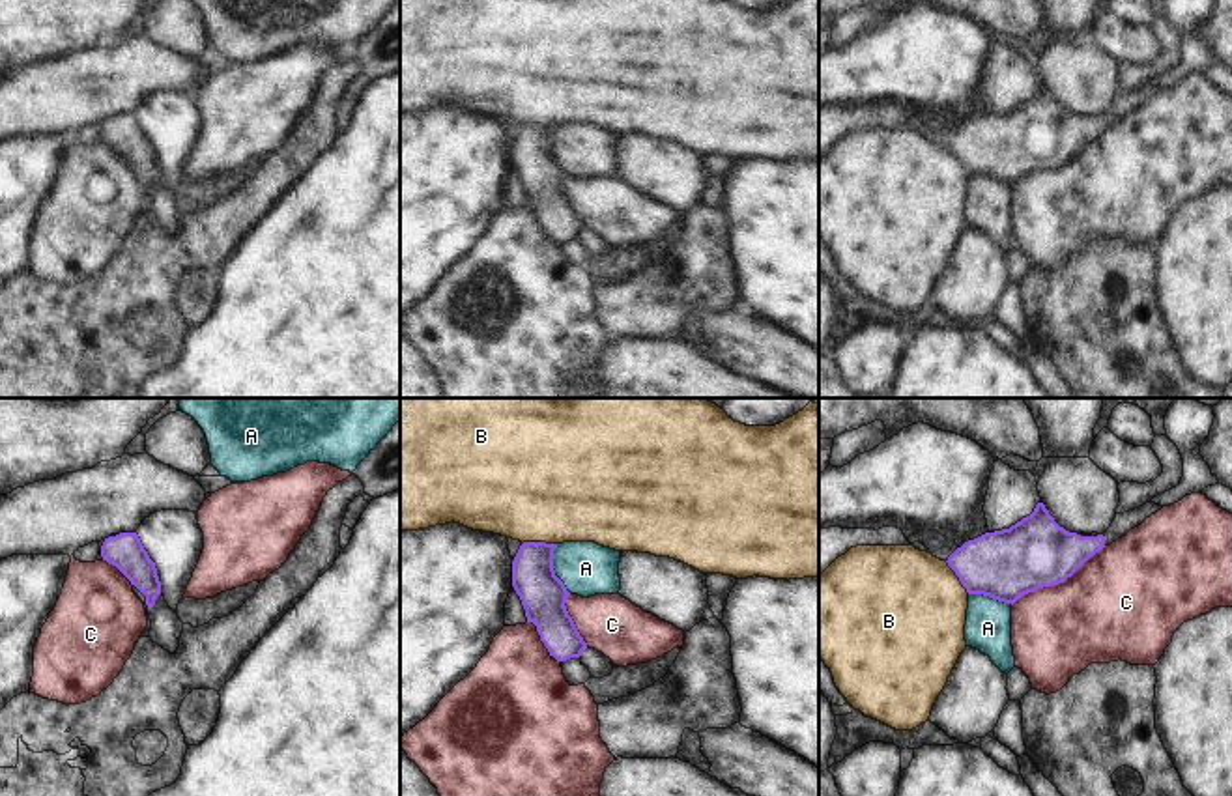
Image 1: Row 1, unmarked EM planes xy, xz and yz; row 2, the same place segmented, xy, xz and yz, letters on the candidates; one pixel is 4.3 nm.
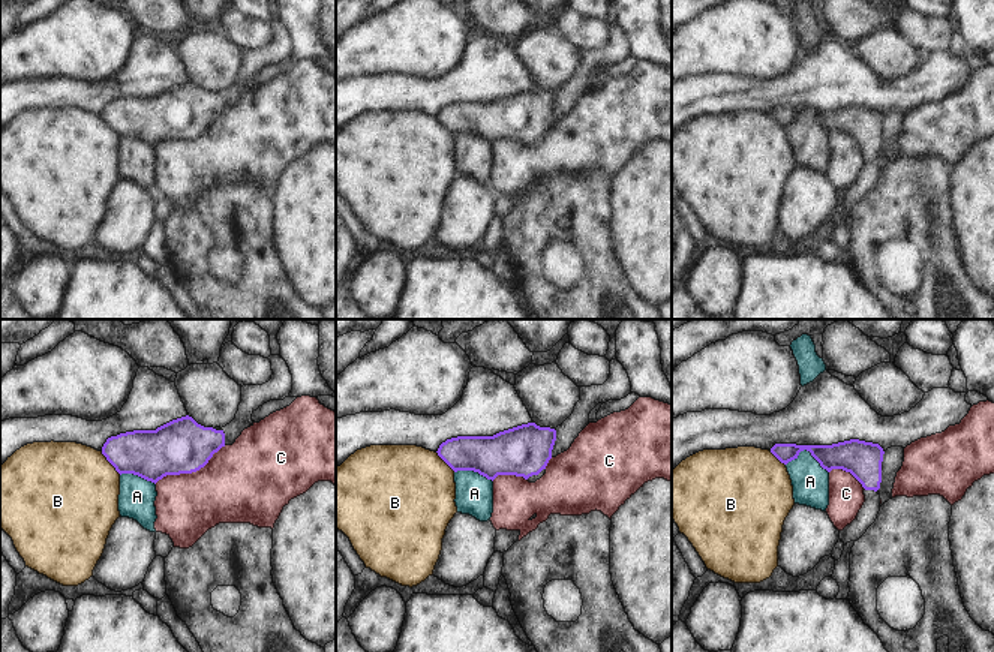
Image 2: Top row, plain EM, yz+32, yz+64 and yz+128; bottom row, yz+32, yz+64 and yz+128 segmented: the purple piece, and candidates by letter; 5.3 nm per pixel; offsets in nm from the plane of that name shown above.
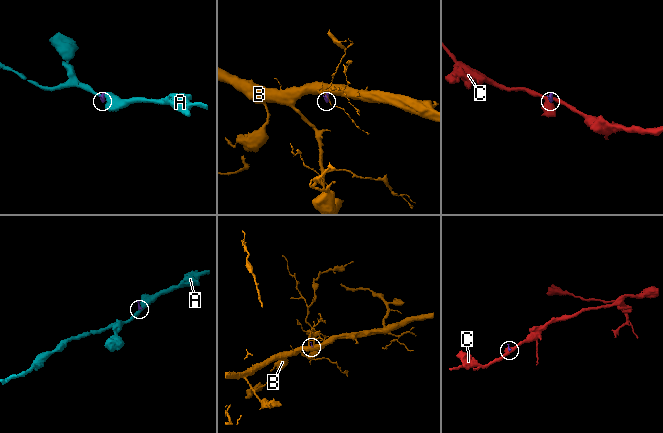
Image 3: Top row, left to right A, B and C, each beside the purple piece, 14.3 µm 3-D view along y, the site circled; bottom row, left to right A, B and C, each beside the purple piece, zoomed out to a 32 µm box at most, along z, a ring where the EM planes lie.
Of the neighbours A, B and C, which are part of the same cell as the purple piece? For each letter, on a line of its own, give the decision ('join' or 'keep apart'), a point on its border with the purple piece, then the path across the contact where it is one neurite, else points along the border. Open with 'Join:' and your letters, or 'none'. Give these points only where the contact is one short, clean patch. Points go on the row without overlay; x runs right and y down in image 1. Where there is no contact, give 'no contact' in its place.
Join: none
A: keep apart | xz (552, 150) | along xz (556, 126), (554, 156), (571, 174)
B: keep apart | xz (539, 124) | along xz (556, 124), (522, 126)
C: keep apart | yz (1059, 163)

